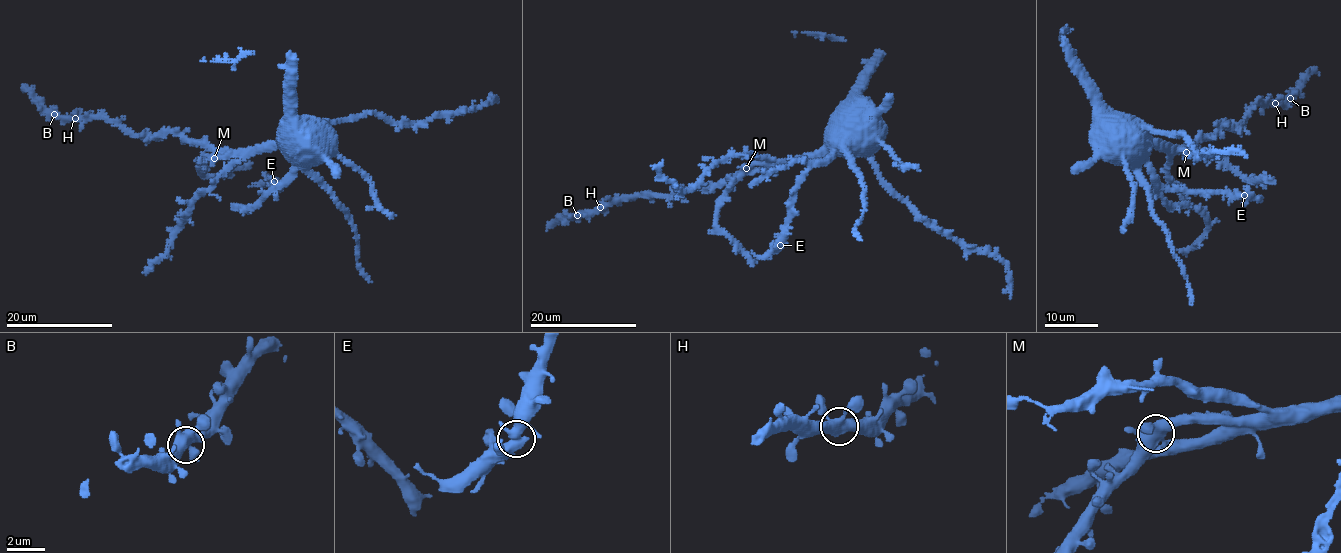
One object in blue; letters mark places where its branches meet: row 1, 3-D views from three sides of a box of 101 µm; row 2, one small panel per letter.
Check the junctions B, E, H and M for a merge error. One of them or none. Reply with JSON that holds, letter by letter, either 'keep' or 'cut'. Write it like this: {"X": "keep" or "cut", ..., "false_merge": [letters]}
{"B": "keep", "E": "keep", "H": "keep", "M": "keep", "false_merge": []}

